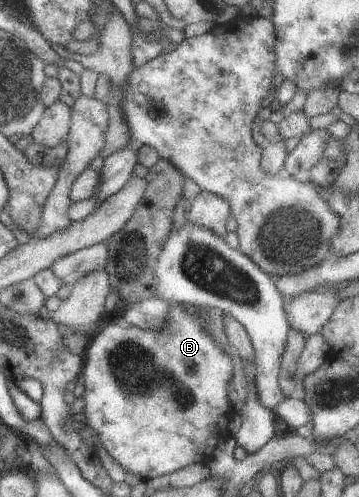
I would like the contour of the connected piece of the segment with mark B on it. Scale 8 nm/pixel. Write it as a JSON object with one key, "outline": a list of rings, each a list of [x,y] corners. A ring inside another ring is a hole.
{"outline":[[[171,303],[167,320],[160,325],[158,330],[142,329],[132,325],[130,327],[121,327],[118,323],[106,325],[100,333],[94,335],[91,339],[87,350],[83,356],[82,375],[84,375],[84,409],[77,417],[78,423],[83,427],[88,426],[94,429],[100,439],[102,447],[108,451],[108,455],[120,463],[126,471],[138,473],[142,479],[147,481],[166,474],[171,474],[178,469],[186,467],[191,463],[206,463],[213,454],[214,448],[218,442],[226,441],[232,437],[227,425],[232,419],[234,409],[228,399],[228,384],[232,377],[232,360],[230,353],[226,352],[218,342],[207,332],[203,320],[197,315],[192,314],[185,309],[183,305]]]}

